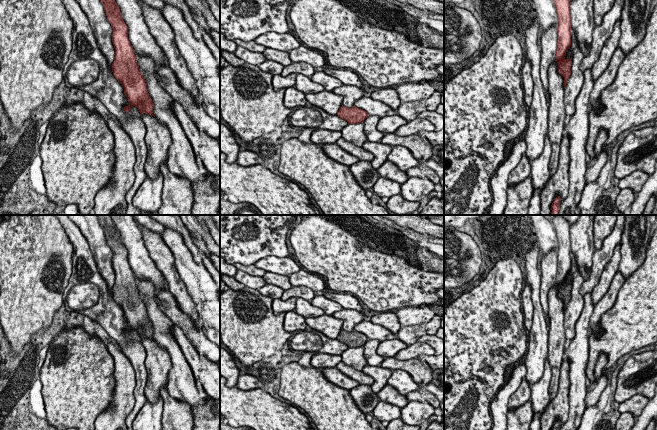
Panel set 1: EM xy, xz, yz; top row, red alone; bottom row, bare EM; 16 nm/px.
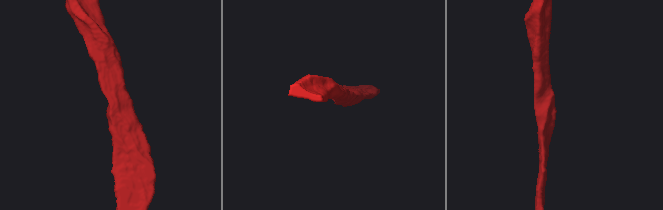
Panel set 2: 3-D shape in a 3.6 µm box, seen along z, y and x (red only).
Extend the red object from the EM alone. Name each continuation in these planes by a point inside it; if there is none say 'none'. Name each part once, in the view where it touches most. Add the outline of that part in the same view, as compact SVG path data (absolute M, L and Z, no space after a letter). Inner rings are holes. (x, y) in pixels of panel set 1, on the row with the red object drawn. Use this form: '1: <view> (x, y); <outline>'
none

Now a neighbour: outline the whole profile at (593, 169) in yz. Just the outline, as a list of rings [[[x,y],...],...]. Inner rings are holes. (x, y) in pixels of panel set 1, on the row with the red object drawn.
[[[604,129],[600,130],[599,135],[596,138],[594,152],[595,158],[590,160],[590,163],[587,164],[586,173],[585,173],[585,183],[589,184],[596,181],[599,178],[599,174],[606,164],[608,158],[606,154],[606,147],[604,143],[608,138],[607,131]]]

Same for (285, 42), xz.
[[[268,32],[260,35],[254,40],[257,44],[262,45],[266,48],[271,48],[281,52],[290,52],[300,46],[299,42],[295,39],[290,32],[277,33]]]

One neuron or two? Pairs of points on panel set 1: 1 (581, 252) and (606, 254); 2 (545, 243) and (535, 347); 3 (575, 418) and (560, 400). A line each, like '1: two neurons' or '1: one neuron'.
1: two neurons
2: two neurons
3: two neurons

